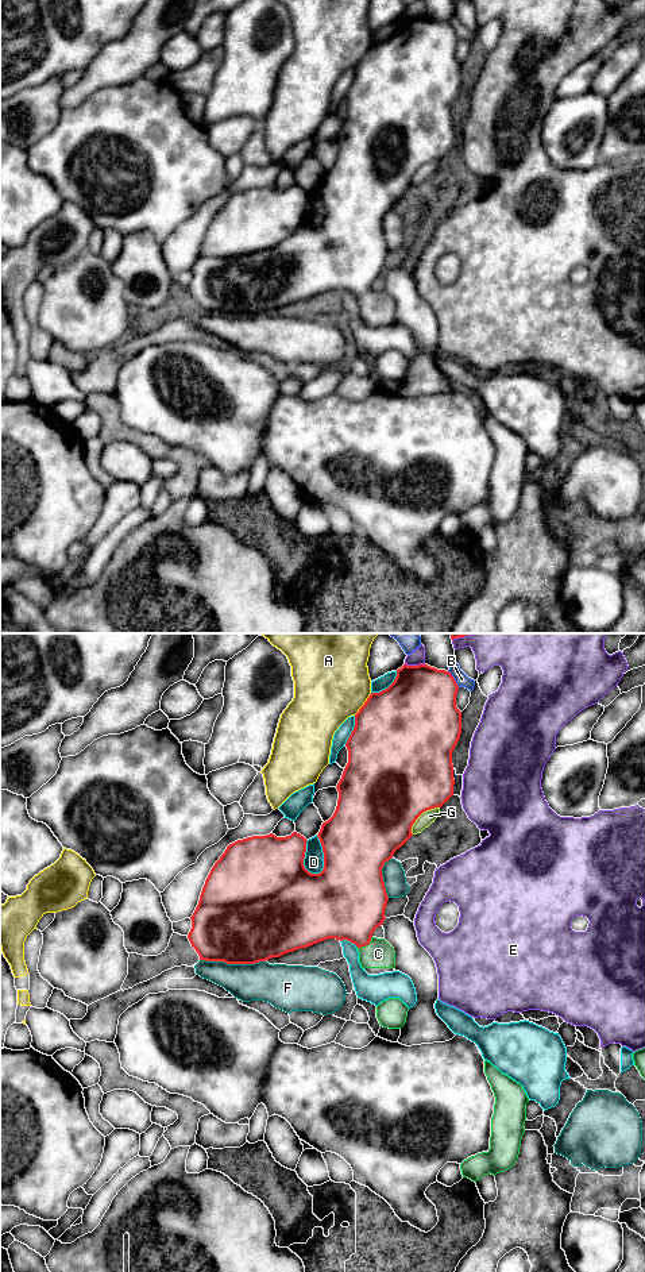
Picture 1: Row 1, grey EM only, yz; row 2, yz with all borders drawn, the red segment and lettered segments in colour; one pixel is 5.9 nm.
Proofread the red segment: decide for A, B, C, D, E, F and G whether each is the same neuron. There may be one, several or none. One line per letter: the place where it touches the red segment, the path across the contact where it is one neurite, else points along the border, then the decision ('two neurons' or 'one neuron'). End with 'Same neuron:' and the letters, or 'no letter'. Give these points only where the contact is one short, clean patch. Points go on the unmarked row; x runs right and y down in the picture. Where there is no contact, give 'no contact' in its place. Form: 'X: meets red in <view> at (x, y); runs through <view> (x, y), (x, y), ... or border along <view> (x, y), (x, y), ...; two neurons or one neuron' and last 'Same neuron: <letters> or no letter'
A: meets red in yz at (365, 56); two neurons
B: meets red in yz at (454, 30); two neurons
C: meets red in yz at (366, 296); runs through yz (351, 257), (355, 274), (366, 296), (378, 305); one neuron
D: meets red in yz at (324, 209); two neurons
E: meets red in yz at (414, 18); two neurons
F: meets red in yz at (232, 315); two neurons
G: meets red in yz at (421, 165); two neurons
Same neuron: C

